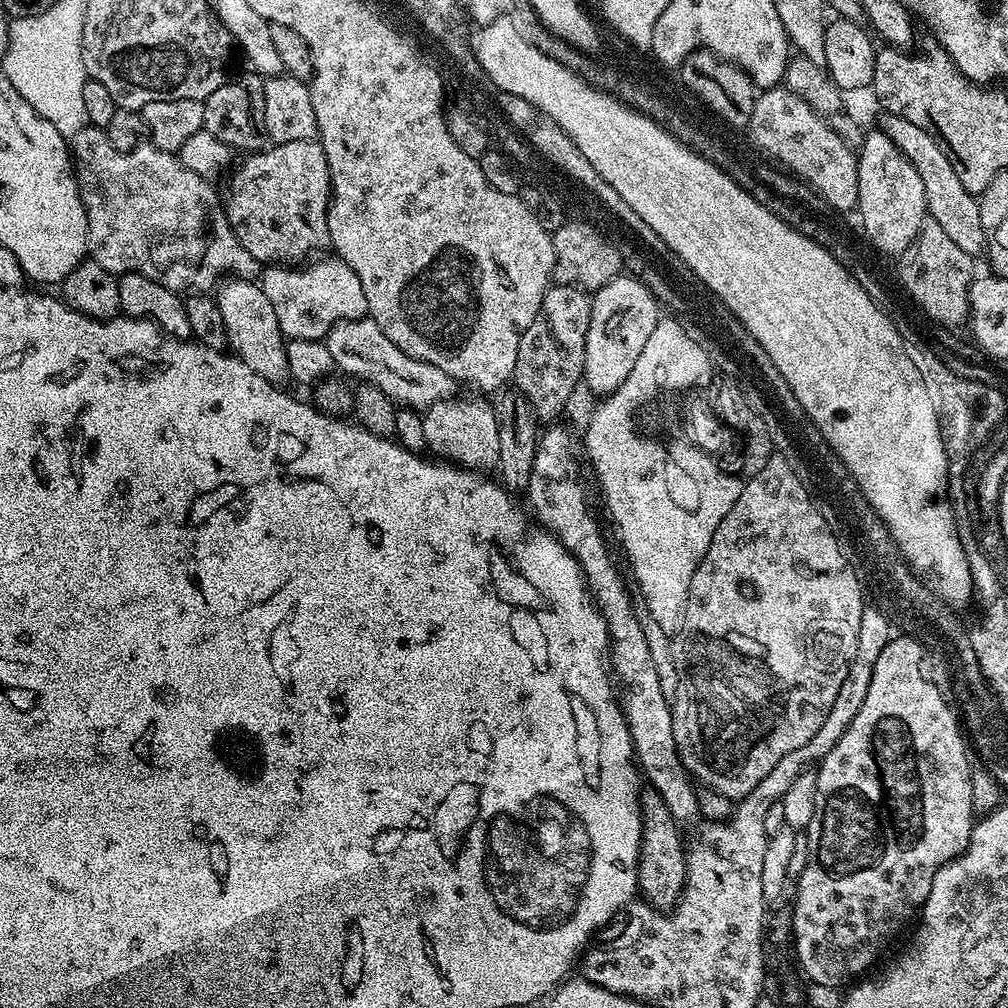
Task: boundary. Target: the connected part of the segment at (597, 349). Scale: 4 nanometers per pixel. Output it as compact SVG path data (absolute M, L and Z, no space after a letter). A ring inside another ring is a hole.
M619 280L612 283L607 283L608 288L596 289L594 295L591 297L592 313L590 314L590 328L586 330L585 334L585 364L583 372L583 383L588 383L588 388L592 392L597 392L597 397L603 398L612 392L618 386L622 386L622 382L626 382L626 378L630 374L630 370L634 370L634 362L636 362L636 353L640 352L640 347L644 346L644 340L647 339L648 333L654 331L653 321L655 320L655 308L653 308L652 299L648 296L648 293L644 292L643 288L640 288L638 284L632 284L632 281Z

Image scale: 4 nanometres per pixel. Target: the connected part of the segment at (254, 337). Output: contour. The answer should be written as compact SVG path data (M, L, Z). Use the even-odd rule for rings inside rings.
M229 277L217 287L214 299L226 325L228 348L260 377L275 384L281 383L282 379L286 380L289 375L286 340L278 326L274 306L266 298L259 283L245 277Z

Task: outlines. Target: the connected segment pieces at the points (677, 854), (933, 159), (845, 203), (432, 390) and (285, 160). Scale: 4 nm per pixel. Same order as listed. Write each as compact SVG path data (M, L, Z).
M644 790L640 794L640 817L642 818L642 838L640 839L640 861L636 867L636 883L639 891L656 908L675 909L684 894L686 874L686 840L680 837L681 825L670 814L670 806L662 802L659 793Z
M891 114L885 115L883 118L885 120L882 130L888 135L890 142L894 142L894 146L898 146L898 150L902 150L902 154L906 154L906 158L910 158L914 170L918 170L918 174L922 178L922 186L926 186L928 216L938 222L946 230L947 236L951 237L951 241L957 243L966 254L973 258L979 257L979 252L981 255L985 251L979 199L972 196L970 190L966 190L966 186L962 186L944 147L933 136L926 134L926 130L922 130L922 126L914 126L914 122L910 122L906 118L898 118Z
M783 86L770 88L769 91L772 93L772 104L764 104L764 108L760 108L760 116L756 116L756 133L760 140L764 140L768 148L780 148L780 156L784 156L780 164L805 184L811 185L833 209L855 209L858 198L858 170L857 153L853 145L847 144L833 128L829 128L828 121L818 115L796 92Z
M371 318L338 322L328 331L326 343L335 367L340 372L341 370L344 371L345 377L357 376L355 378L357 381L378 386L378 390L382 390L382 394L389 396L392 403L397 406L423 410L434 406L439 400L449 399L455 393L452 391L458 388L457 381L452 380L450 374L446 374L446 370L438 370L438 366L430 366L430 362L422 362L418 358L410 358L410 354L398 350L398 346L394 346L394 342L390 342L390 338L386 338L386 334L382 334L378 322L374 322Z
M316 140L272 144L243 159L244 164L231 169L228 201L222 204L238 242L264 266L292 266L323 253L332 243L328 229L332 175L324 147Z

